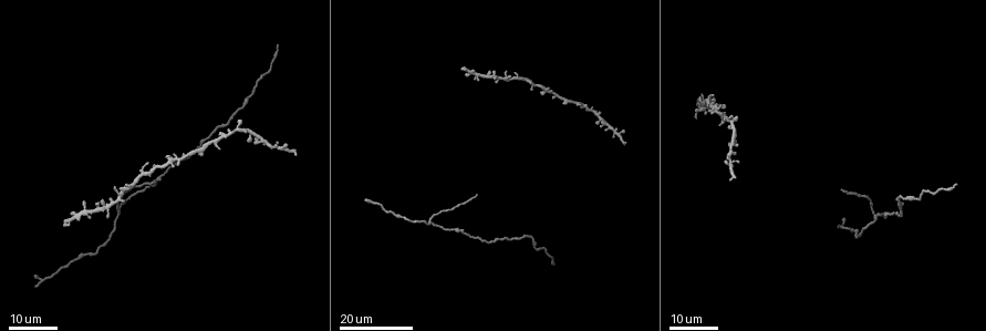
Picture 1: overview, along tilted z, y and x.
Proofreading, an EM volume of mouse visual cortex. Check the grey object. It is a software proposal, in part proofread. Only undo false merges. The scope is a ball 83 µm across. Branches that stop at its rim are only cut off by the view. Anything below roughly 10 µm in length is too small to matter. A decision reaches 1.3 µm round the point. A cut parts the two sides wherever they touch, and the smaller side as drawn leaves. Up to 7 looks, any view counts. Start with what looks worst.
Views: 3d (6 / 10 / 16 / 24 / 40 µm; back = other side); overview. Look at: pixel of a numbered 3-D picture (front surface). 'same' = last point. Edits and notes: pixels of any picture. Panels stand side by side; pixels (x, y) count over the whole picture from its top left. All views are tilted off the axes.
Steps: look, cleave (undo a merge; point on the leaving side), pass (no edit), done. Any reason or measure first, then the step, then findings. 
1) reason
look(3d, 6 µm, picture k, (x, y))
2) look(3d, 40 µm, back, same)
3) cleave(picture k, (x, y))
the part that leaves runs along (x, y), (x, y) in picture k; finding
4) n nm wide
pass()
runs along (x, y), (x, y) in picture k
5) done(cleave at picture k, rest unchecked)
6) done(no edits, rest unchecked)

three-way junction
look(3d, 24 µm, picture 1, (875, 218))

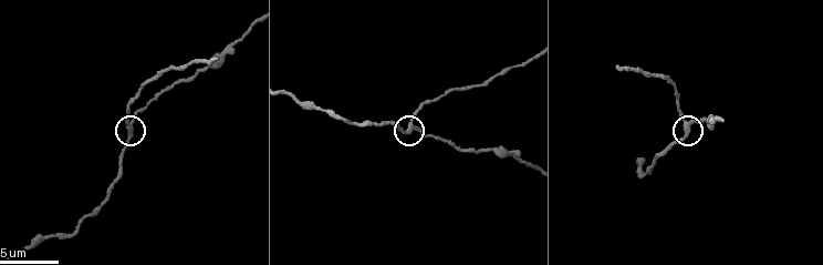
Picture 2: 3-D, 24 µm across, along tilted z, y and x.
look(3d, 6 µm, picture 2, (411, 129))

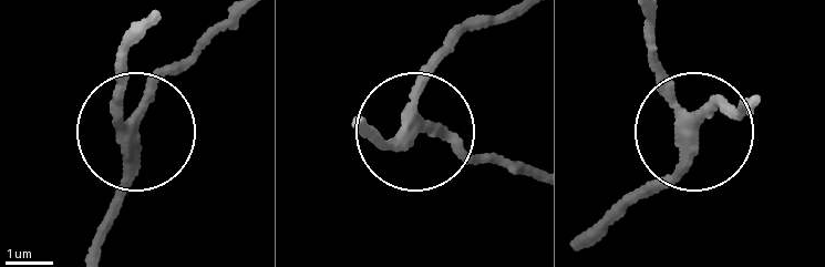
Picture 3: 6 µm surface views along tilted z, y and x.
230 nm wide
pass()
runs along (519, 12), (453, 41), (418, 93), (404, 145), (369, 131) in picture 3; continuous, no second neuron

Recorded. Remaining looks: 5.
sudden change in width
look(3d, 24 µm, picture 1, (533, 245))

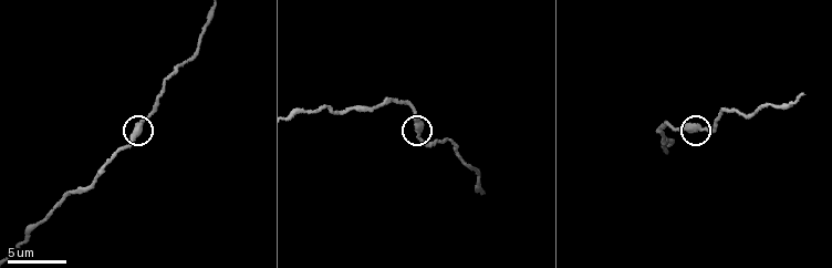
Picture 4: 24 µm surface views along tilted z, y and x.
look(3d, 10 µm, picture 4, (700, 130))

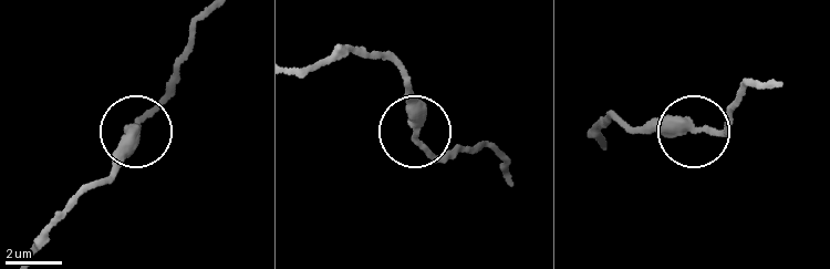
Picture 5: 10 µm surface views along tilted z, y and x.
pass()
runs along (600, 137), (600, 122), (613, 115), (677, 133), (727, 125) in picture 5; one neuron here

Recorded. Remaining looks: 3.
narrows sharply
look(3d, 6 µm, picture 2, (51, 235))

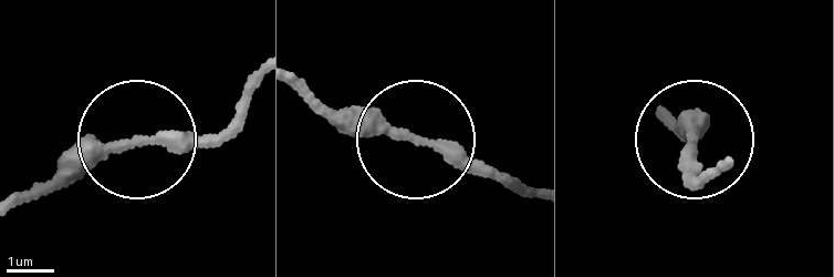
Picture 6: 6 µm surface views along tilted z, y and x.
look(3d, 6 µm, back, picture 6, (409, 137))

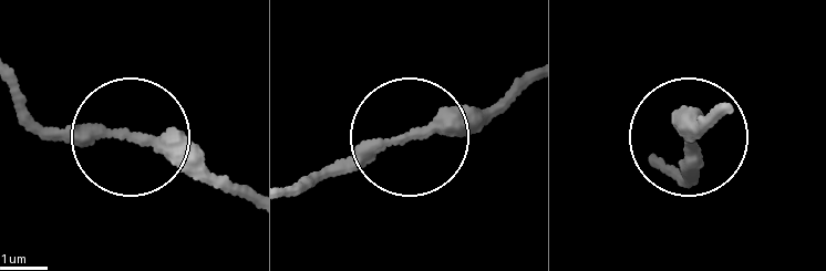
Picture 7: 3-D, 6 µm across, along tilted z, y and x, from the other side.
pass()
continuous, no second neuron

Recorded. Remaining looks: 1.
done(no edits, rest unchecked)

